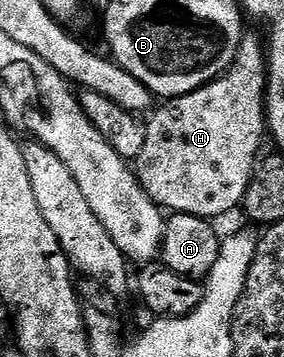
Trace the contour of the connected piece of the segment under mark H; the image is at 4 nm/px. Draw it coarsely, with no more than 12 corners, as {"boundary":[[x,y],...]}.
{"boundary":[[264,35],[146,119],[164,211],[242,207],[267,126]]}

